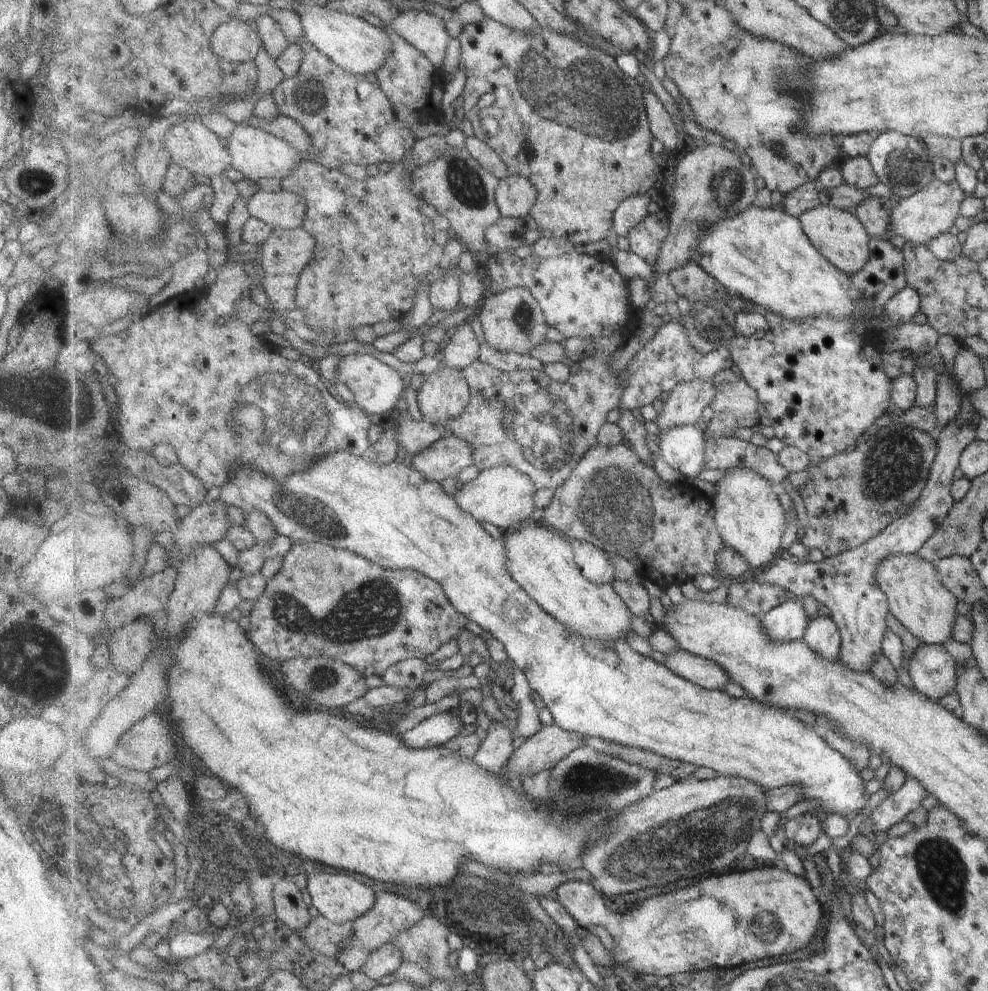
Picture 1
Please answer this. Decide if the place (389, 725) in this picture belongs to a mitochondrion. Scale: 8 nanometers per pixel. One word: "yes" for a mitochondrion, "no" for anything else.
no

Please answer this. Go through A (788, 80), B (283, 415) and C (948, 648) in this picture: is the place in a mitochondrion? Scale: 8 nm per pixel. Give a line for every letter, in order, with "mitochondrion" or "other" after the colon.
A: mitochondrion
B: mitochondrion
C: other

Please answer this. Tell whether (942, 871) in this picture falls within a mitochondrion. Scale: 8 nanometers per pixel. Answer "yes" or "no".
yes

